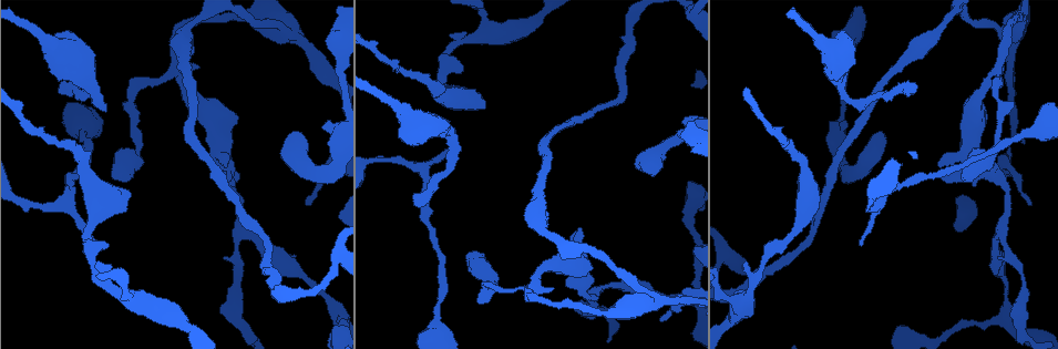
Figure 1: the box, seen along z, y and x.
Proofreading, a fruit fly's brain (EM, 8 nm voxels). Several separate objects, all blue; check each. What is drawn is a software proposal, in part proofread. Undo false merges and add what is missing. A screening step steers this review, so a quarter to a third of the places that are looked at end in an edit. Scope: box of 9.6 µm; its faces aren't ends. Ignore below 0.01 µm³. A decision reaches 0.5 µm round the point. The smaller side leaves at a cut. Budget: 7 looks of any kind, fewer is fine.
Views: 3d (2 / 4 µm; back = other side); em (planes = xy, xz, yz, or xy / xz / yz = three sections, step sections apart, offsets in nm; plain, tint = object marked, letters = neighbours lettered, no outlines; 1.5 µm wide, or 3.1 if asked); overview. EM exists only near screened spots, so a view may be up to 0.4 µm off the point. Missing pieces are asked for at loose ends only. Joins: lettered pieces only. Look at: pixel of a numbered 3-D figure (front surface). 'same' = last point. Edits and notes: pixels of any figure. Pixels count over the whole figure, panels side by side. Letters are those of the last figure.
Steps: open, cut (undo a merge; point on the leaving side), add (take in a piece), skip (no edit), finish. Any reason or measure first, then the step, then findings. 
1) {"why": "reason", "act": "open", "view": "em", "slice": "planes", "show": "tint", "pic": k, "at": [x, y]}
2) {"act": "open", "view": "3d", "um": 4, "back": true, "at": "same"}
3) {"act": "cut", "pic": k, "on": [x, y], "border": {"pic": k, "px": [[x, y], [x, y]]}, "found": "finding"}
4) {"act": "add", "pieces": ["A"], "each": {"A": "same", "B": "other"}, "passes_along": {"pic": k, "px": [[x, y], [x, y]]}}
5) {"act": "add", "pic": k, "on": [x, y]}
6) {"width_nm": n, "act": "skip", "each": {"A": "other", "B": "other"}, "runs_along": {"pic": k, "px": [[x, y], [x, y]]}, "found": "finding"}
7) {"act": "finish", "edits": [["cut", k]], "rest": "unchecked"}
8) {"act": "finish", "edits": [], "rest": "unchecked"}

{"act": "open", "view": "em", "slice": "xy", "step": 8, "show": "tint", "pic": 1, "at": [313, 284]}

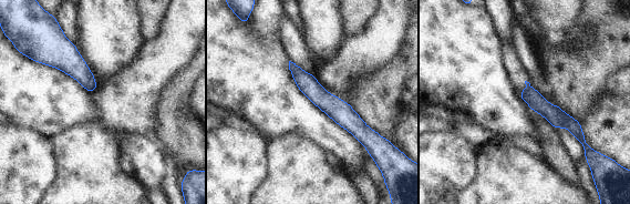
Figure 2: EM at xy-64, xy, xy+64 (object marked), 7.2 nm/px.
{"why": "another direction", "act": "open", "view": "em", "slice": "planes", "show": "letters", "at": "same"}

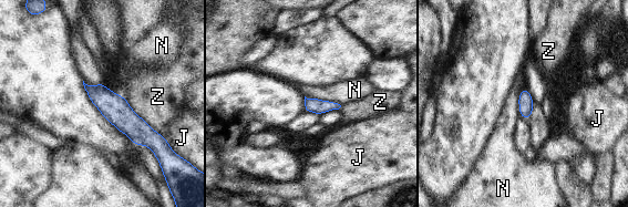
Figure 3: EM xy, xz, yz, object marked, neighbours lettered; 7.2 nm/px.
{"longest_contact_nm": ["Z", 440], "act": "skip", "each": {"J": "other", "N": "other", "Z": "other"}, "border": {"pic": 3, "px": [[305, 95], [335, 101], [340, 105]]}, "found": "continuous, no second neuron"}

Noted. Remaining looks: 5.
{"why": "an open end", "act": "open", "view": "3d", "um": 2, "pic": 1, "at": [445, 151]}

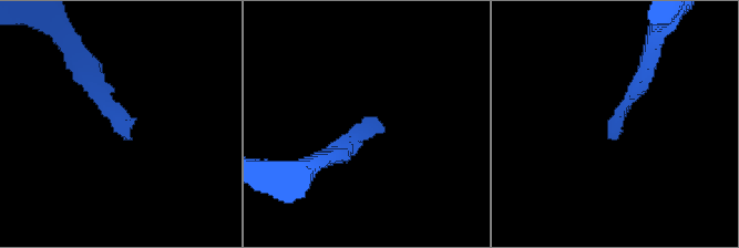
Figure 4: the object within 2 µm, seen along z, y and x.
{"why": "shape alone is not enough", "act": "open", "view": "em", "slice": "xy", "step": 8, "show": "letters", "pic": 4, "at": [126, 140]}

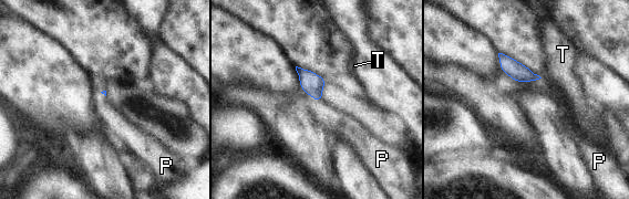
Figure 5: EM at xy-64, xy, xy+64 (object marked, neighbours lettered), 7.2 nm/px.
{"why": "another direction", "act": "open", "view": "em", "slice": "planes", "show": "letters", "at": "same"}

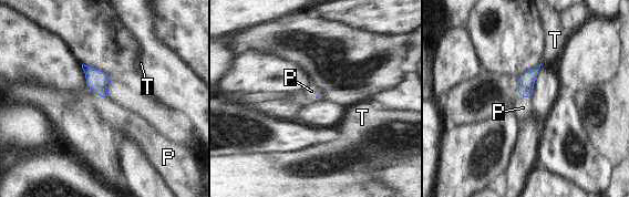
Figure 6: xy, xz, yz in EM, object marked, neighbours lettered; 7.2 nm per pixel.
{"longest_contact_nm": ["P", 140], "act": "add", "pieces": ["P"], "each": {"P": "same", "T": "other"}, "found": "the neuron continues"}

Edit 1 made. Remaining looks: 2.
{"act": "finish", "edits": [["add", 6]], "rest": "unchecked"}

